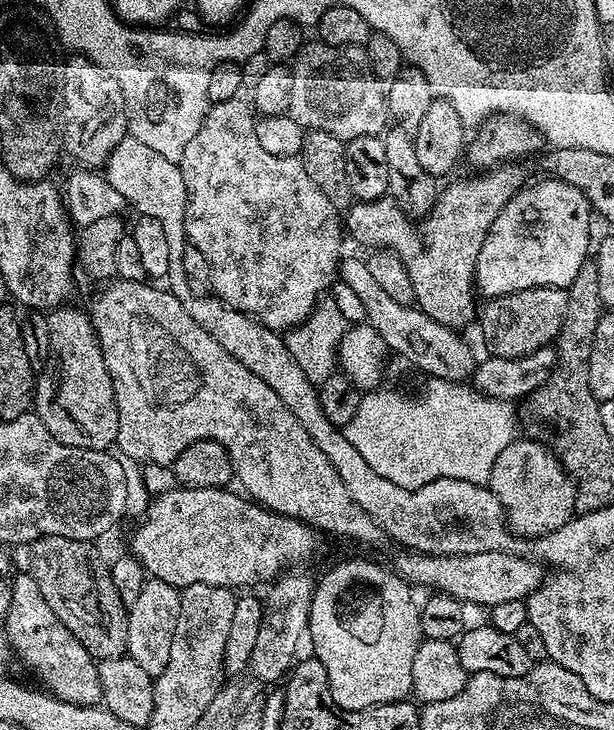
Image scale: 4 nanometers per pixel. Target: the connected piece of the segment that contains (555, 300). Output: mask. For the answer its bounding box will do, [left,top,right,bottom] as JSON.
[478,288,567,358]

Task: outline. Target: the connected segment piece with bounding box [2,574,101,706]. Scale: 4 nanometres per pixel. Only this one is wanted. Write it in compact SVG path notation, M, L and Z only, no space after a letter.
M20 574L12 584L12 601L8 604L8 617L2 621L2 627L8 635L8 645L15 659L20 659L38 679L49 693L57 700L65 700L70 704L95 705L101 699L98 682L97 661L91 654L58 622L58 614L50 610L46 598L42 598L42 590L38 590L38 582L34 582L31 574Z

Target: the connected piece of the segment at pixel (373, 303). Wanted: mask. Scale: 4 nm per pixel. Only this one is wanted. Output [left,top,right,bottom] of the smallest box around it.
[338,256,477,382]

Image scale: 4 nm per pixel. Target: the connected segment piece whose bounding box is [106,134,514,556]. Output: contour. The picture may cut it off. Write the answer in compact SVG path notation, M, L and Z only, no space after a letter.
M130 134L112 153L106 165L106 175L110 186L122 194L122 198L129 205L144 204L143 215L158 218L162 222L162 230L166 233L166 242L170 245L170 266L166 277L167 287L178 299L183 302L184 309L206 330L225 350L246 370L258 374L278 398L298 418L302 430L326 454L330 466L342 478L342 486L362 506L364 513L384 531L389 541L398 540L404 547L416 554L431 554L434 556L469 556L479 552L507 552L513 546L513 533L510 531L502 506L491 488L475 484L474 482L462 482L458 478L442 478L430 482L426 486L417 488L403 488L394 486L390 478L382 478L382 474L370 470L366 458L350 446L350 442L344 436L343 431L322 414L320 394L317 387L309 382L306 374L298 366L296 359L290 354L285 337L279 332L272 331L265 324L225 304L219 296L192 296L193 285L188 283L188 275L182 266L182 254L186 237L184 235L184 215L188 205L188 191L184 175L179 163L170 158L162 158L138 142Z

